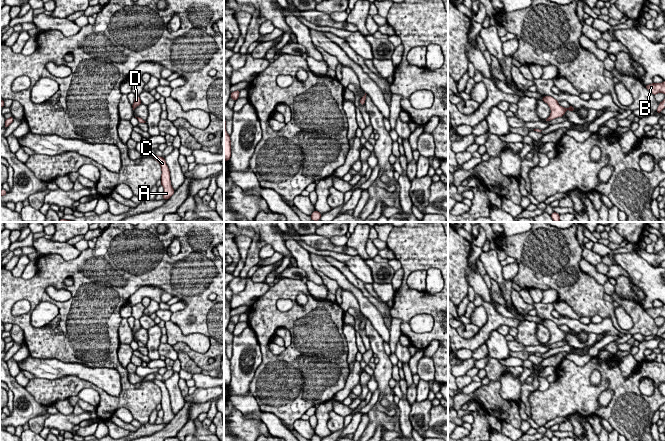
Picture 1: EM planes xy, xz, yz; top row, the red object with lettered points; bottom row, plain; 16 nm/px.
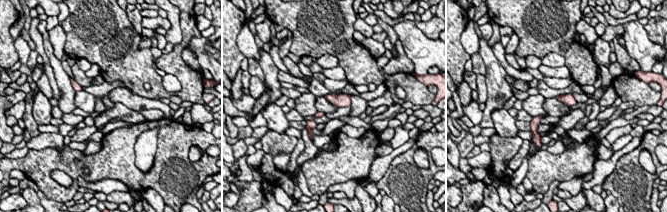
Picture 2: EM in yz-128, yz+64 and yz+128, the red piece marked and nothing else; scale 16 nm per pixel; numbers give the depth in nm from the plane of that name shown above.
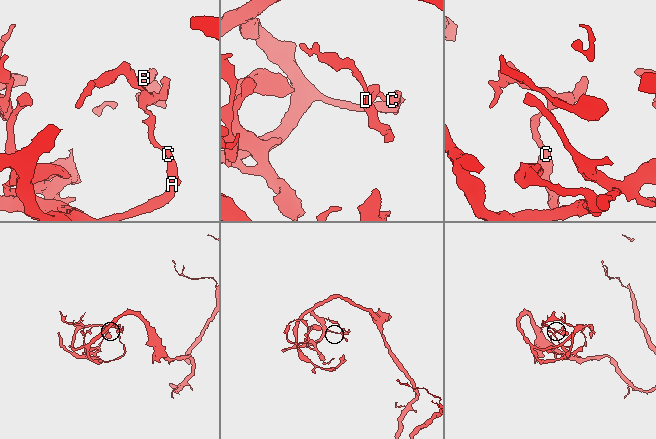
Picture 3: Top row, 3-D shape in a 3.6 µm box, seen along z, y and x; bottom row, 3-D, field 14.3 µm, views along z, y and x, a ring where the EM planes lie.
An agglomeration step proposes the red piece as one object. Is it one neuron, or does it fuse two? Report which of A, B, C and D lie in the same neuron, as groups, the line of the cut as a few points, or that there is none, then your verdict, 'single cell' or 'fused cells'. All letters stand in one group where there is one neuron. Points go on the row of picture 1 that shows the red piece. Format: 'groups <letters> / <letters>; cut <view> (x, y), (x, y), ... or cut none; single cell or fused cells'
groups A B C D; cut none; single cell

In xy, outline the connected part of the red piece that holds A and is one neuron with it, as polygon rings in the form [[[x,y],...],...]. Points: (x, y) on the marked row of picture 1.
[[[153,155],[152,158],[154,158],[161,166],[162,174],[161,174],[160,181],[161,181],[161,185],[164,188],[163,199],[168,200],[175,192],[171,185],[169,168],[163,157]]]

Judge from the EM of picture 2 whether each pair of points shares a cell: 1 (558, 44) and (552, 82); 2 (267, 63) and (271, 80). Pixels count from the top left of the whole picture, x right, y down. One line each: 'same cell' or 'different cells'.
1: different cells
2: same cell

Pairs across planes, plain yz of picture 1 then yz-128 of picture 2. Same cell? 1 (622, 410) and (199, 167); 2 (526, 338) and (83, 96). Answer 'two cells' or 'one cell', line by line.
1: one cell
2: two cells

